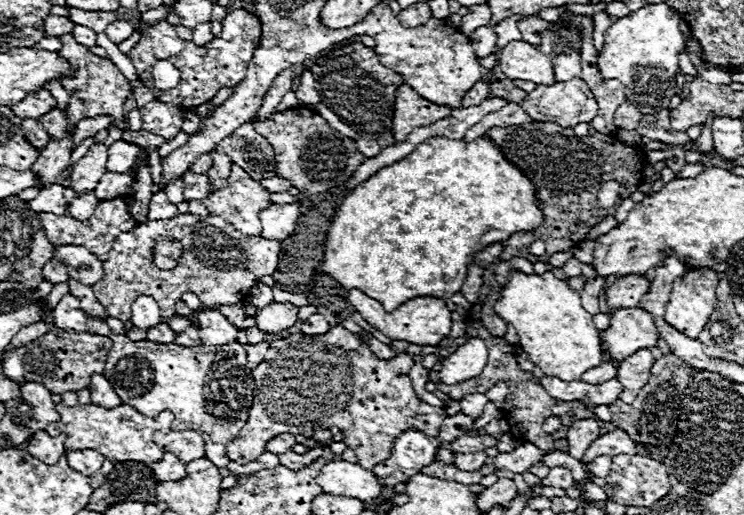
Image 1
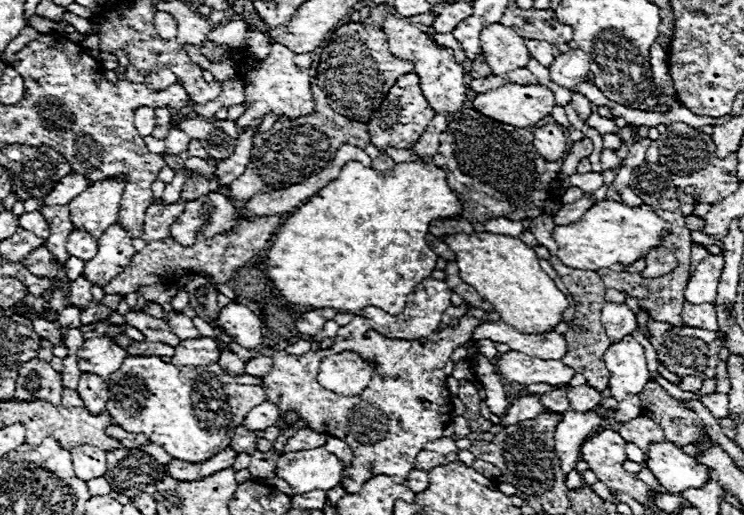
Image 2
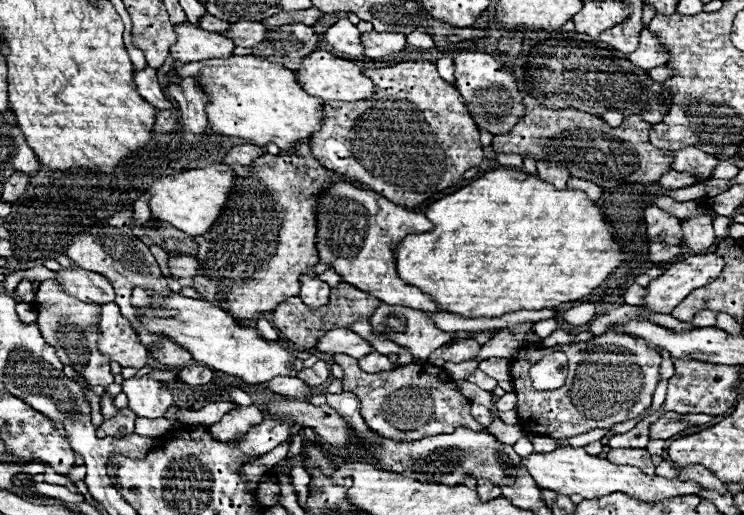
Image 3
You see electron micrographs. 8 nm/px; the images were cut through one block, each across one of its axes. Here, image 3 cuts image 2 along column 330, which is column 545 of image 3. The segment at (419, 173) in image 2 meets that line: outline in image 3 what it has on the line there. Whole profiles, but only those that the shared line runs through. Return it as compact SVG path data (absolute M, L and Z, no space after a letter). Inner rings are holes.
M496 168L496 170L490 170L486 172L482 178L474 180L470 186L464 186L460 188L458 192L454 194L448 194L444 198L440 198L438 202L430 204L426 208L426 216L434 222L434 230L428 232L428 234L412 234L412 236L406 236L402 240L402 244L396 248L396 268L398 268L398 276L410 284L410 286L416 286L420 288L422 292L430 294L438 304L440 308L444 308L446 312L454 312L454 314L460 314L460 316L466 316L466 318L478 318L478 316L488 316L488 318L494 318L494 316L502 316L506 312L516 312L516 310L542 310L542 308L556 308L564 302L572 302L572 300L580 300L584 296L588 296L594 288L598 288L608 276L614 274L614 270L624 262L624 246L616 242L616 236L614 236L614 230L610 228L610 224L604 220L604 214L602 210L592 202L588 200L588 196L580 190L570 190L570 188L564 188L564 190L556 190L552 188L548 182L540 180L538 174L528 174L528 172L522 172L522 170L510 170L510 168Z

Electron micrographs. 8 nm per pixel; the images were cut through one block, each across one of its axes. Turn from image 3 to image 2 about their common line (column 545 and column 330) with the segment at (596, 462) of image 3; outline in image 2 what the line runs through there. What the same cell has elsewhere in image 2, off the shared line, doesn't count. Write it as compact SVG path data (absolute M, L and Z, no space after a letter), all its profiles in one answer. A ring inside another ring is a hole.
M324 446L280 456L276 474L286 480L294 494L330 490L340 482L342 464Z

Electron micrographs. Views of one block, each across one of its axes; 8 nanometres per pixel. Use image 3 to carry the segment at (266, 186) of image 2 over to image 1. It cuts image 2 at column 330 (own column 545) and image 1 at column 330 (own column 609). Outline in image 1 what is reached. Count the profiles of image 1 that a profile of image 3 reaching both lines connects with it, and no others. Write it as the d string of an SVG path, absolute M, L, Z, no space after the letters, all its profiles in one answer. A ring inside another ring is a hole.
M294 106L286 112L276 112L266 122L256 122L254 128L276 152L276 174L304 194L320 194L340 186L364 160L352 138L342 136L308 106Z

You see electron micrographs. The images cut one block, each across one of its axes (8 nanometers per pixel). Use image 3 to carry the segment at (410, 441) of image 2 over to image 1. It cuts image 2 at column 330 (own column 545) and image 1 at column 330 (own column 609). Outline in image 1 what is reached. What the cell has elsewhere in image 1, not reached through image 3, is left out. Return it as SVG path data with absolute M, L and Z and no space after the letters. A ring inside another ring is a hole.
M334 326L322 336L290 334L288 338L274 340L270 350L254 370L254 402L248 420L240 434L226 446L230 460L246 464L256 460L270 438L292 432L312 436L318 430L332 426L344 432L344 444L356 452L358 464L372 470L378 462L390 458L394 440L408 428L418 428L428 436L438 436L444 422L446 408L436 408L422 402L408 378L414 366L412 355L399 354L383 360L374 356L368 344L360 342L354 334L346 334ZM342 334L342 346L338 338Z

